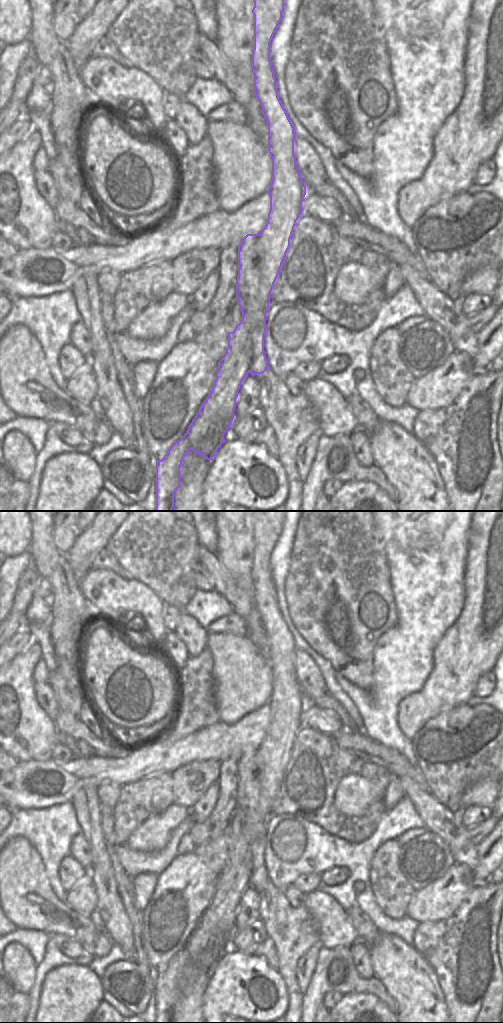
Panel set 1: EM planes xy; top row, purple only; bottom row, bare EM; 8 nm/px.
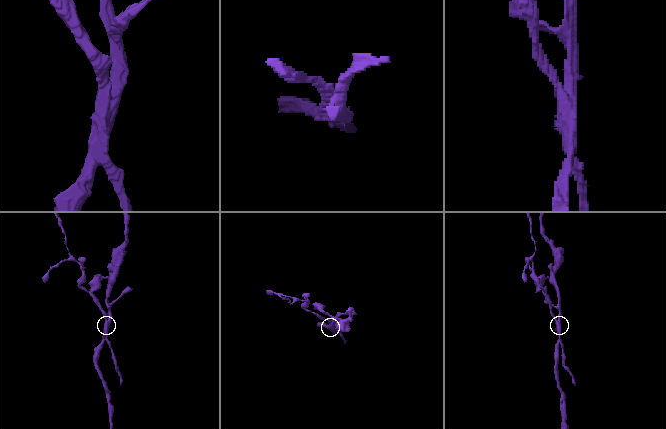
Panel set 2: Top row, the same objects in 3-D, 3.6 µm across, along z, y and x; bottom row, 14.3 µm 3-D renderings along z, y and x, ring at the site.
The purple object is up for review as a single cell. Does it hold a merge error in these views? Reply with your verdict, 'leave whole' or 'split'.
split

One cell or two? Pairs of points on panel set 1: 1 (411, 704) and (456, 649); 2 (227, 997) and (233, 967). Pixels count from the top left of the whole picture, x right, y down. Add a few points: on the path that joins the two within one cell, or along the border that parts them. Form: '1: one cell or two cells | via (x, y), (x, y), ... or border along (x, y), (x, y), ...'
1: one cell | via (426, 694), (456, 664)
2: one cell | via (232, 990), (233, 974)

